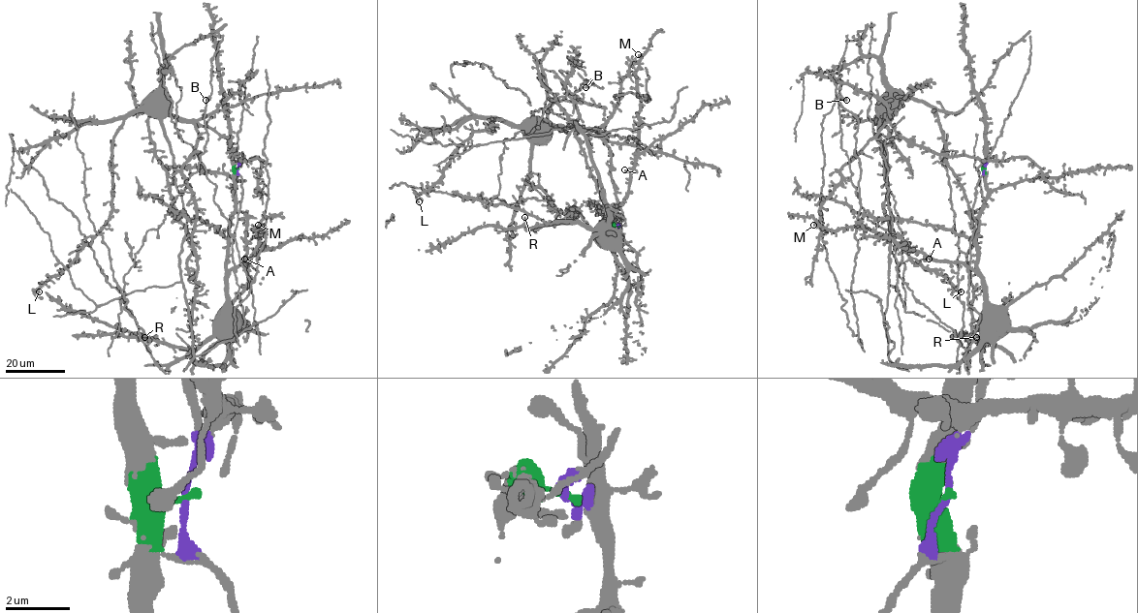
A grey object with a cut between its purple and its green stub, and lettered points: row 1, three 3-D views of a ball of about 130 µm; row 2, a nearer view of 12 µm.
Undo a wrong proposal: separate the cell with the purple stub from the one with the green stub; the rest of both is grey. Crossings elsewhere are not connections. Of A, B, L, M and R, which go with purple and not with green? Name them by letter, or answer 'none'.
L

